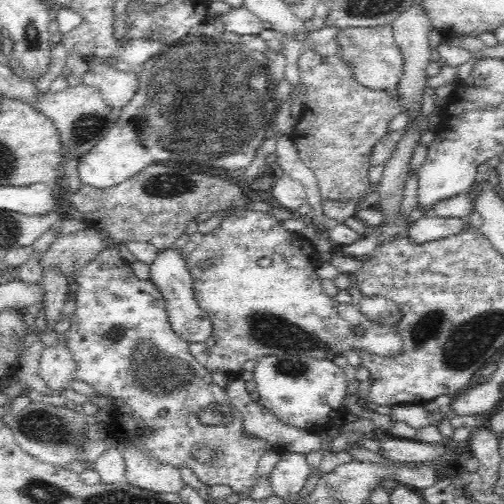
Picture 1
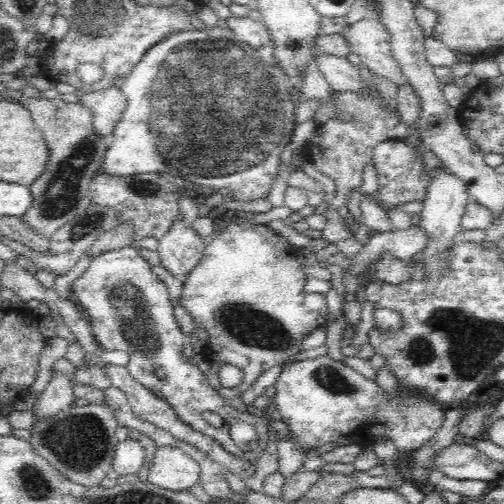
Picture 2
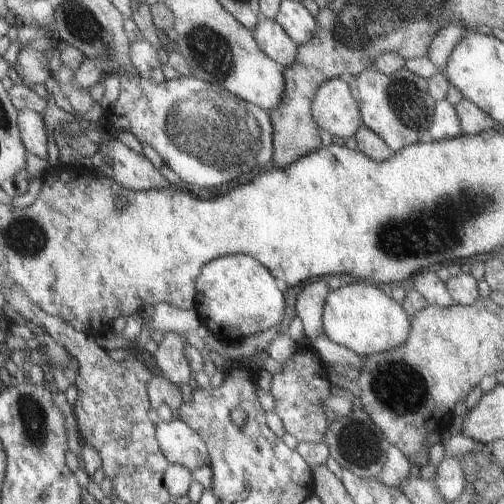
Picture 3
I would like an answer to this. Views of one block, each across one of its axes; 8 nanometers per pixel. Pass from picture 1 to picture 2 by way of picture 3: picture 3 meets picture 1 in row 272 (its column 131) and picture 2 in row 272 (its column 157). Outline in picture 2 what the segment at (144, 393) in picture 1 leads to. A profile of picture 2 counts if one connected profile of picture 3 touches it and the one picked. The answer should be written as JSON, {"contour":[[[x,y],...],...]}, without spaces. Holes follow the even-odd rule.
{"contour":[[[126,246],[120,250],[94,256],[90,268],[76,282],[72,282],[70,292],[74,304],[90,320],[96,342],[106,352],[126,352],[130,356],[128,372],[132,374],[132,378],[136,378],[152,394],[158,394],[160,400],[166,400],[190,428],[214,438],[220,446],[224,446],[226,452],[256,464],[256,460],[266,450],[270,438],[270,428],[266,426],[266,420],[262,416],[246,418],[246,424],[254,426],[258,434],[258,448],[250,452],[240,450],[232,440],[230,424],[242,414],[230,408],[230,402],[226,402],[220,394],[216,394],[216,390],[210,388],[208,376],[204,376],[198,368],[194,368],[188,362],[184,354],[184,346],[188,340],[180,332],[180,326],[174,318],[176,310],[172,308],[170,290],[156,276],[152,264],[140,254],[140,248]],[[154,368],[160,368],[162,370],[160,376],[168,376],[168,380],[162,380],[160,376],[156,378]],[[204,412],[224,418],[224,426],[212,428],[206,422]]]}

